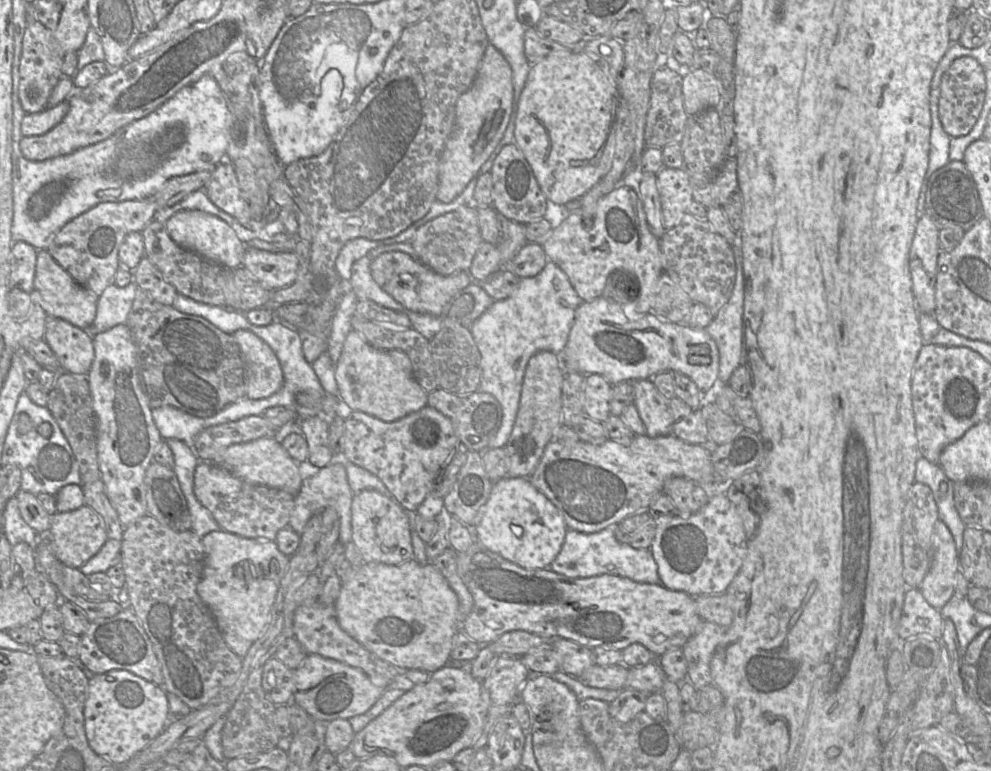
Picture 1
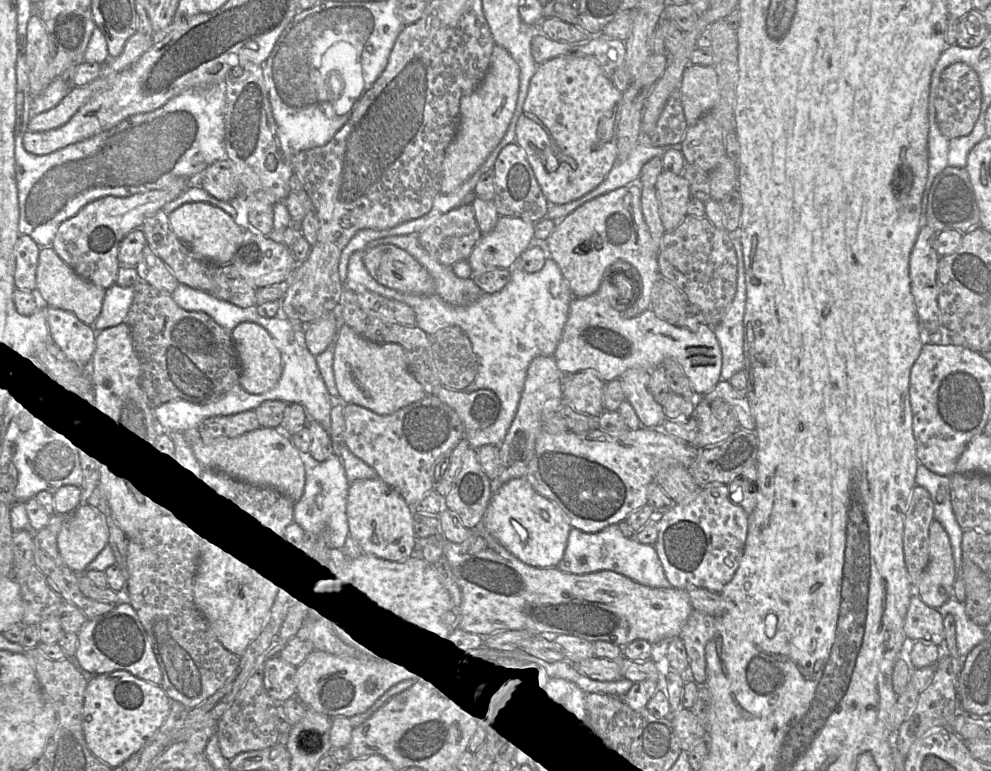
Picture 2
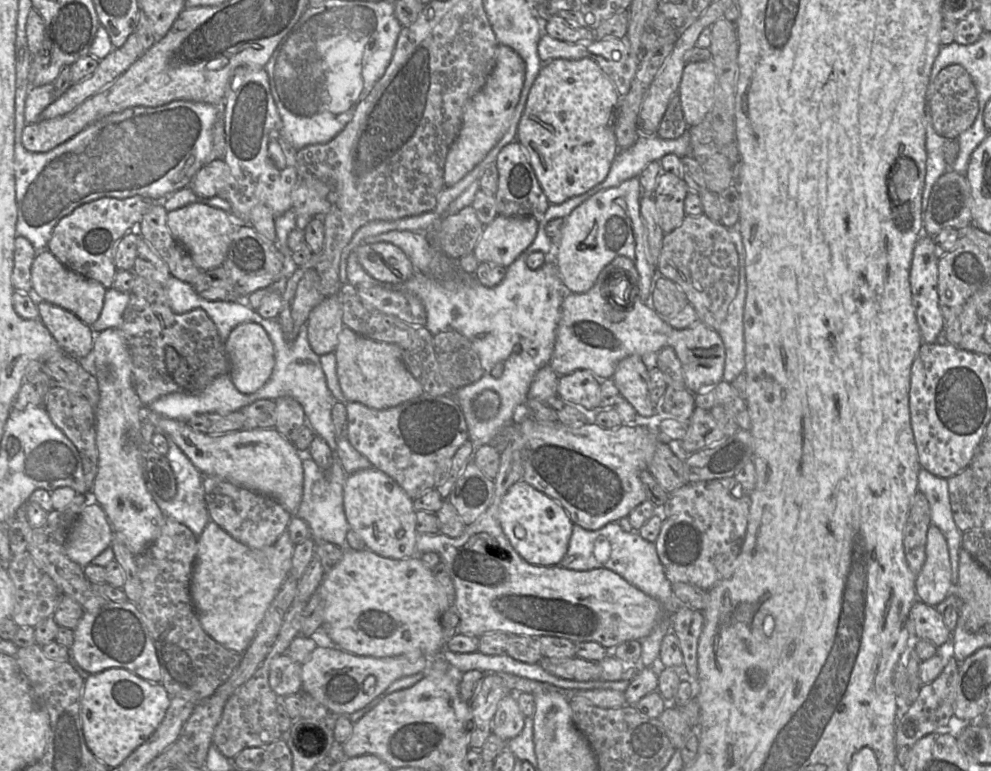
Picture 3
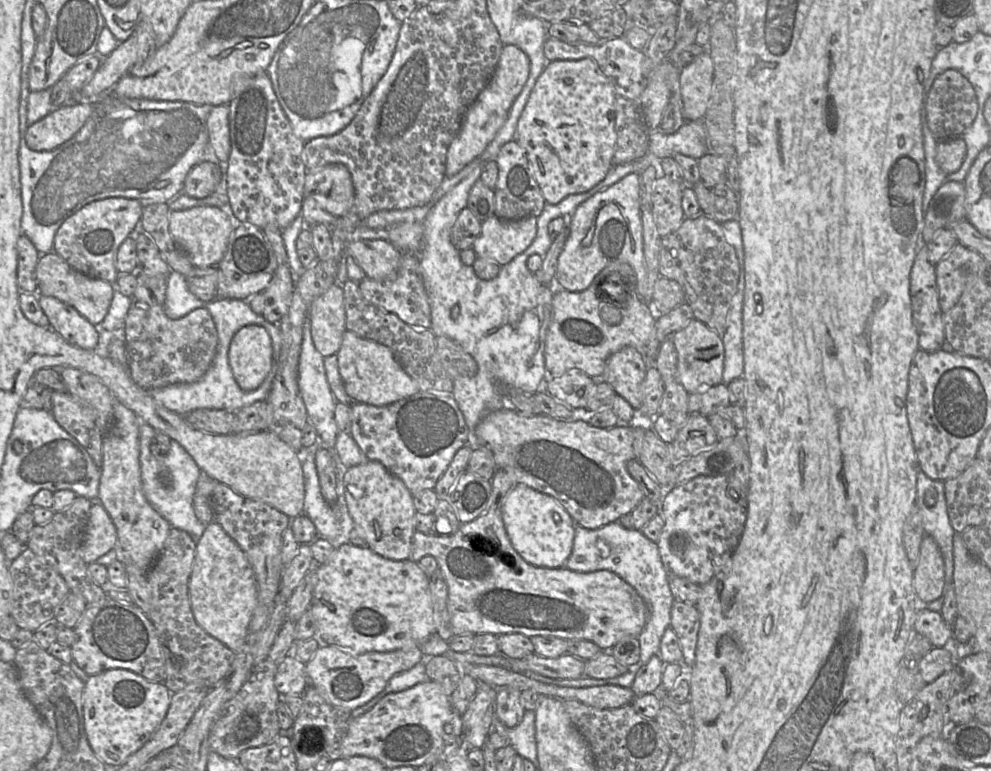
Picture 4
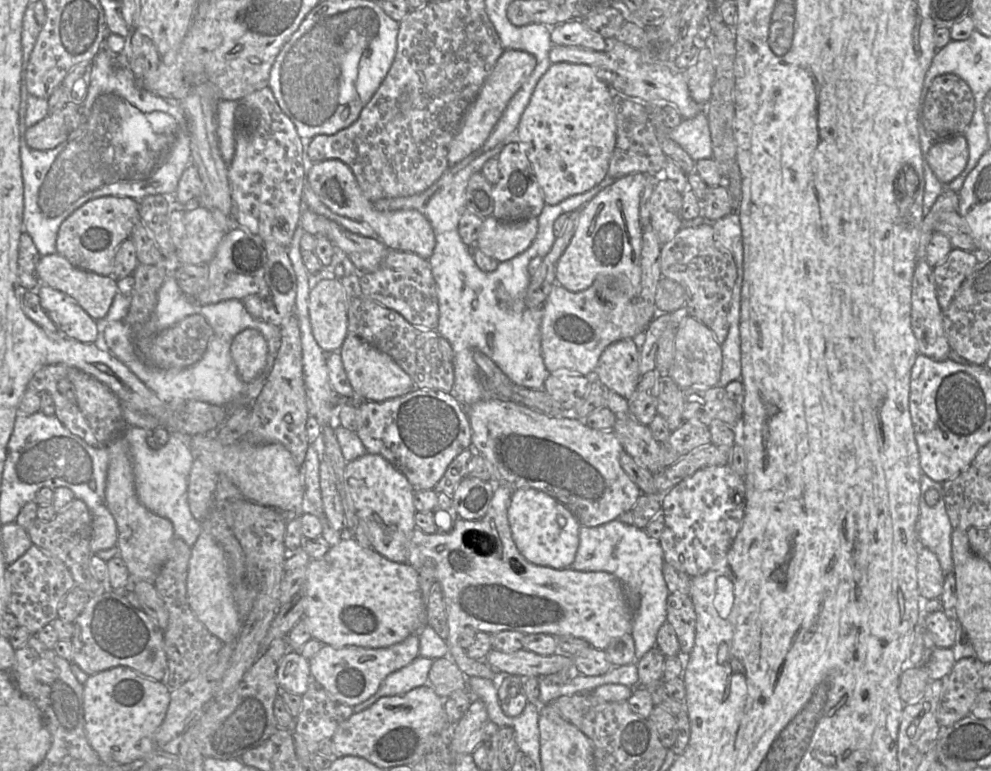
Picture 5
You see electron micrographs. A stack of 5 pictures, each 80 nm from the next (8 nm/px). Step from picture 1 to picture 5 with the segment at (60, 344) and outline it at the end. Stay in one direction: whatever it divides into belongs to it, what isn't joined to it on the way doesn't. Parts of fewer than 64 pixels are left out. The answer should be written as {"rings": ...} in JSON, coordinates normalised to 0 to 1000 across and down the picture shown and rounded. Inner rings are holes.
{"rings":[[[39,368],[42,399],[62,432],[83,445],[99,440],[98,418],[71,384],[47,370]]]}

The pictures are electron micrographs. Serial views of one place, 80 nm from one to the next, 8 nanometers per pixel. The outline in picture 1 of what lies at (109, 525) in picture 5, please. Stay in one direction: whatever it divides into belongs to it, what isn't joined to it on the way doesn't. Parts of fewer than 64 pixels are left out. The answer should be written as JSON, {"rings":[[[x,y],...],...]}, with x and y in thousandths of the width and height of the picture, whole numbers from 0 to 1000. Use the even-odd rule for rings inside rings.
{"rings":[[[89,655],[78,661],[58,664],[51,673],[50,703],[57,722],[74,737],[83,735],[109,700],[107,686],[101,669]]]}

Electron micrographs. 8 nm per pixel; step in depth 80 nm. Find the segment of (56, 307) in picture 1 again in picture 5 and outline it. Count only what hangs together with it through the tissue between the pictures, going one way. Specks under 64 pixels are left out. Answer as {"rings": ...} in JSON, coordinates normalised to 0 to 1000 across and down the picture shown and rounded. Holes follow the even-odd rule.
{"rings":[[[59,328],[41,332],[37,344],[37,357],[41,368],[73,385],[95,415],[106,414],[119,380],[118,362],[114,358],[80,349]]]}

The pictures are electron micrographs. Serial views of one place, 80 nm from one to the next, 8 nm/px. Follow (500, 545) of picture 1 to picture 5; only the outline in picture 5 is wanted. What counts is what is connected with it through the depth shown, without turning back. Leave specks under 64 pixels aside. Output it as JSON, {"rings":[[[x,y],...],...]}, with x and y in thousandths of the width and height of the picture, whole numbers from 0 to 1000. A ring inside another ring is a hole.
{"rings":[[[537,633],[520,636],[513,656],[513,676],[523,713],[534,729],[560,738],[573,737],[579,729],[585,680],[560,646]]]}

